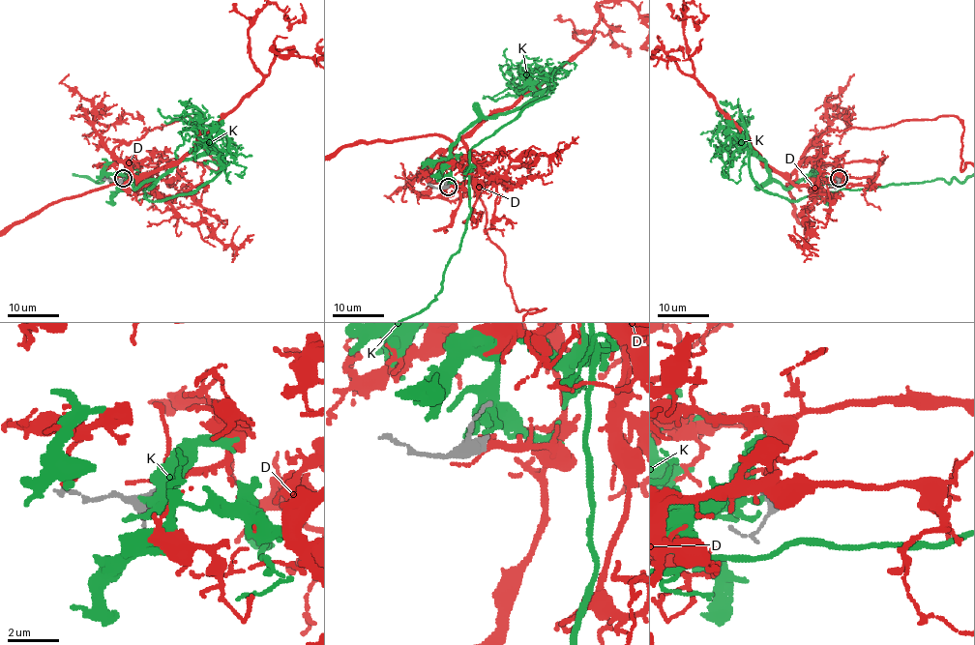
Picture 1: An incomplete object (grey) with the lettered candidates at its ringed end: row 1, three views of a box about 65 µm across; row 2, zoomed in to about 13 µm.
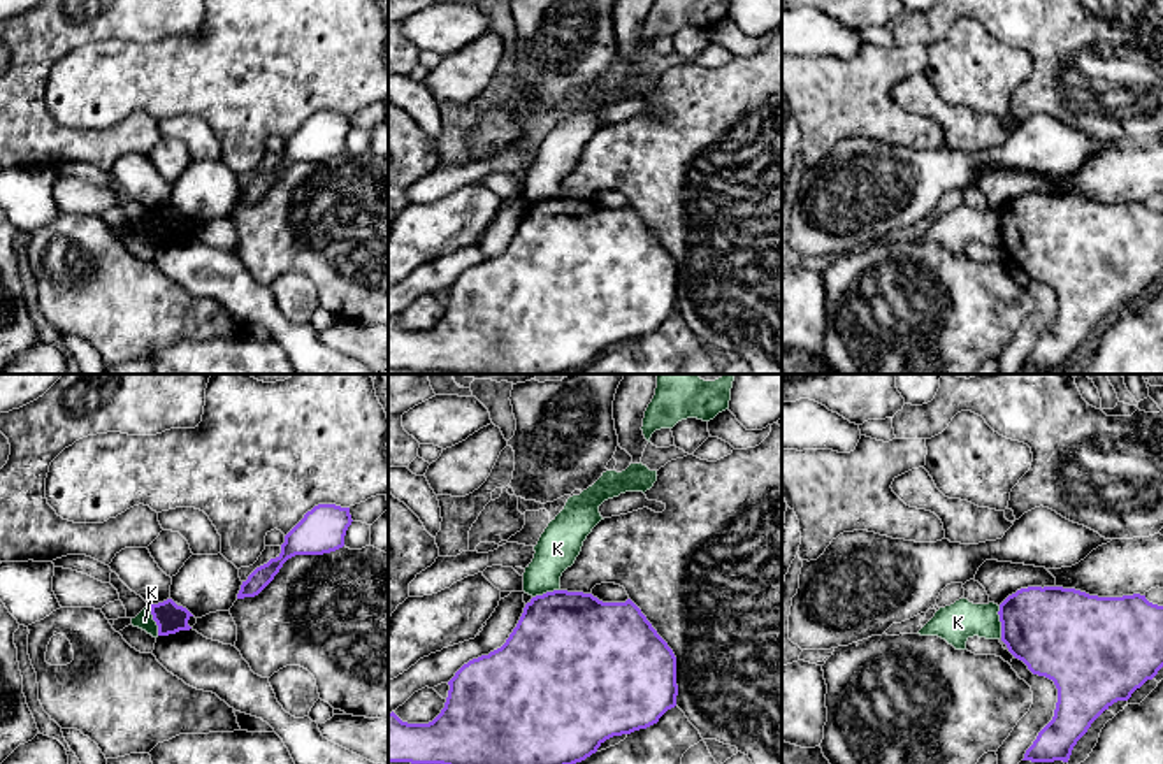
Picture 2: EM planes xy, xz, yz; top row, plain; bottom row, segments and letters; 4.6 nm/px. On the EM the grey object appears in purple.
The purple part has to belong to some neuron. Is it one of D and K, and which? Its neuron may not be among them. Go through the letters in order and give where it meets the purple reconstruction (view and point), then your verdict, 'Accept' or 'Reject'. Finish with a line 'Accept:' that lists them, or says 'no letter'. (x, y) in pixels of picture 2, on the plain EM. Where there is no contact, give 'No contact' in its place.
D: No contact. Accept
K: Touches purple at xy (153, 225). Reject
Accept: D

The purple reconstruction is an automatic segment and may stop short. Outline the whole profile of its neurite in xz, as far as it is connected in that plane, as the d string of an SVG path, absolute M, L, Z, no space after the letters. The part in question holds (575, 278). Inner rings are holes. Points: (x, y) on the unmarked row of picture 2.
M553 197L532 204L525 211L524 220L506 249L488 262L481 262L464 270L448 292L450 297L444 314L429 330L408 330L394 318L388 320L388 371L443 371L448 374L566 374L596 360L597 355L613 342L631 341L657 330L668 316L676 313L678 302L676 263L631 205L625 209L603 209L592 200L567 197Z

